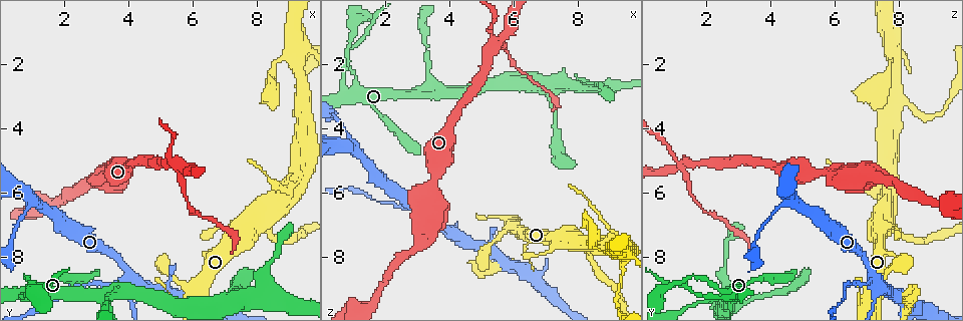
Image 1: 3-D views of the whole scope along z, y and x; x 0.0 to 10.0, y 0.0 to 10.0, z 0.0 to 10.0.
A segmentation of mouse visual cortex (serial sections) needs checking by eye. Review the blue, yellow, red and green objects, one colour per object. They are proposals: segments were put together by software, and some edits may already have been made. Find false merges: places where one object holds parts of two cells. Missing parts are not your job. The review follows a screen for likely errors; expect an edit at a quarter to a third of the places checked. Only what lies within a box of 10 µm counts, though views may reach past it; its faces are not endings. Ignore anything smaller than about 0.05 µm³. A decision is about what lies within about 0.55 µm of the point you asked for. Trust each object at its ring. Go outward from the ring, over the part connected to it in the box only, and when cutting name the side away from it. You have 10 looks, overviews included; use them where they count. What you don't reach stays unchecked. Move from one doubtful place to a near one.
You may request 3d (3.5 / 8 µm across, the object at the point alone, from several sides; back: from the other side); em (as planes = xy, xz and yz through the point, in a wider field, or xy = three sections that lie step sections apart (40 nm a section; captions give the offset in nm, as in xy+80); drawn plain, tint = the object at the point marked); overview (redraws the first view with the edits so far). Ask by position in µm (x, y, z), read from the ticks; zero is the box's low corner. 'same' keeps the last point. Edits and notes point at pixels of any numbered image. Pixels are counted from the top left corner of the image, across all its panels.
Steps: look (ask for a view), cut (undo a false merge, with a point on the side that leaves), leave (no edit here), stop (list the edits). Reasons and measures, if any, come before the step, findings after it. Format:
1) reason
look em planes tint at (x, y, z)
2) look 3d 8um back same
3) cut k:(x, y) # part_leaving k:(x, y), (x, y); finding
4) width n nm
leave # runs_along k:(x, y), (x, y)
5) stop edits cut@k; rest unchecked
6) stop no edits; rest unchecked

looks like a crossing
look 3d 3.5um back at (3.60, 9.25, 2.85)

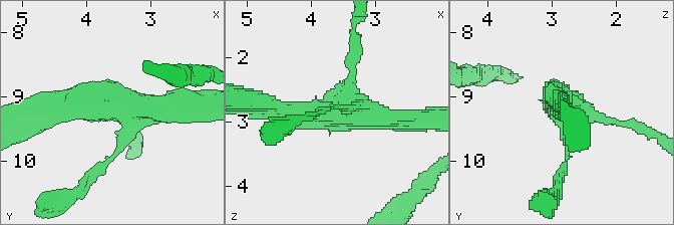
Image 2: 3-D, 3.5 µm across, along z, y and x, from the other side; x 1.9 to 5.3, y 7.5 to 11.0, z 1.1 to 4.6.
arms 4; arm_widths 100, 150, 300, 300 nm; need the tissue
look em xy step 3 tint at (3.50, 9.20, 2.85)

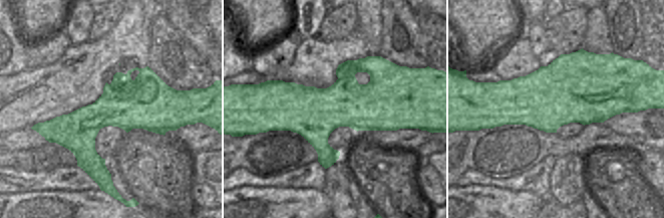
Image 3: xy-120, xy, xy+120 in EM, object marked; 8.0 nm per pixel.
look em xy step 2 tint same

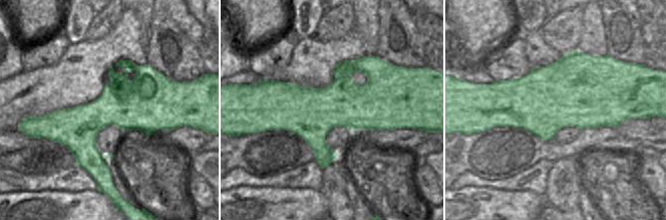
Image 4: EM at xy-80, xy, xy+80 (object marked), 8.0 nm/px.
width 400 nm
leave # runs_along 4:(266, 100), (398, 117); all the same cell

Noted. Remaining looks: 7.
calibre changes
look 3d 3.5um at (3.25, 8.80, 6.80)

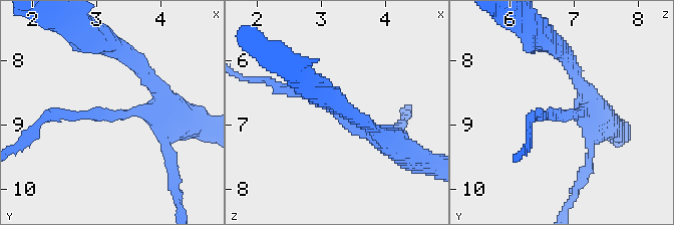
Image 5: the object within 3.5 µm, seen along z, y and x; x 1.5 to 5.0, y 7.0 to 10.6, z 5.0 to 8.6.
need the tissue
look em xy step 3 tint at (3.30, 8.80, 6.90)

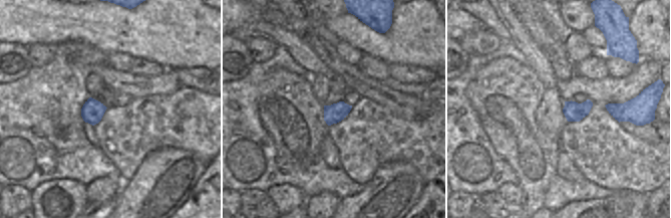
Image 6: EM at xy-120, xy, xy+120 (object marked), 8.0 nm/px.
arm_widths 150, 350 nm
leave # runs_along 5:(388, 139), (354, 132), (314, 97), (281, 90); one cell here

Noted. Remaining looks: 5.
four-way junction
look 3d 3.5um at (5.50, 5.20, 1.20)

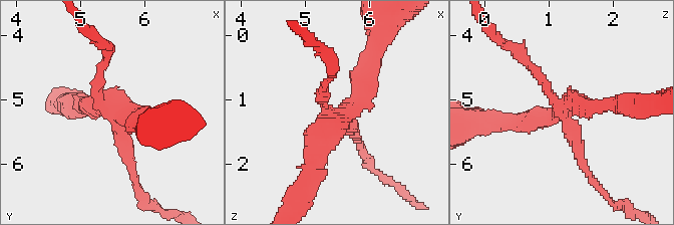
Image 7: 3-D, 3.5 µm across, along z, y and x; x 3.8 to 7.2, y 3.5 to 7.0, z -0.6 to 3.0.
arms 4; arm_widths 150, 200, 250, 250 nm
look em xy step 3 tint at (5.55, 5.15, 1.20)

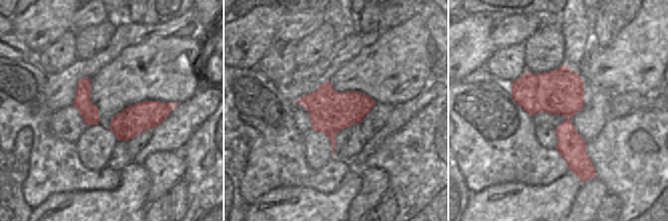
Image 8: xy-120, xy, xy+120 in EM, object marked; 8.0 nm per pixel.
look em xy step 2 tint same

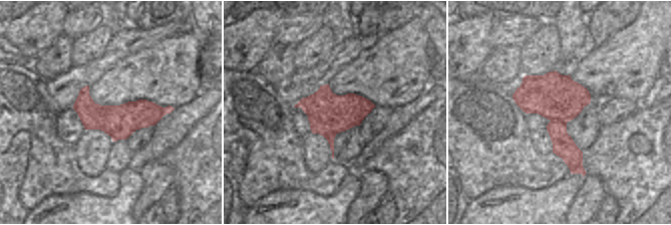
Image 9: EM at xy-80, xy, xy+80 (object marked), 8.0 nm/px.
cut 7:(538, 74) # part_leaving 7:(565, 119), (586, 171), (611, 202); two cells meet here

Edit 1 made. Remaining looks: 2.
stop edits cut@7; rest unchecked

